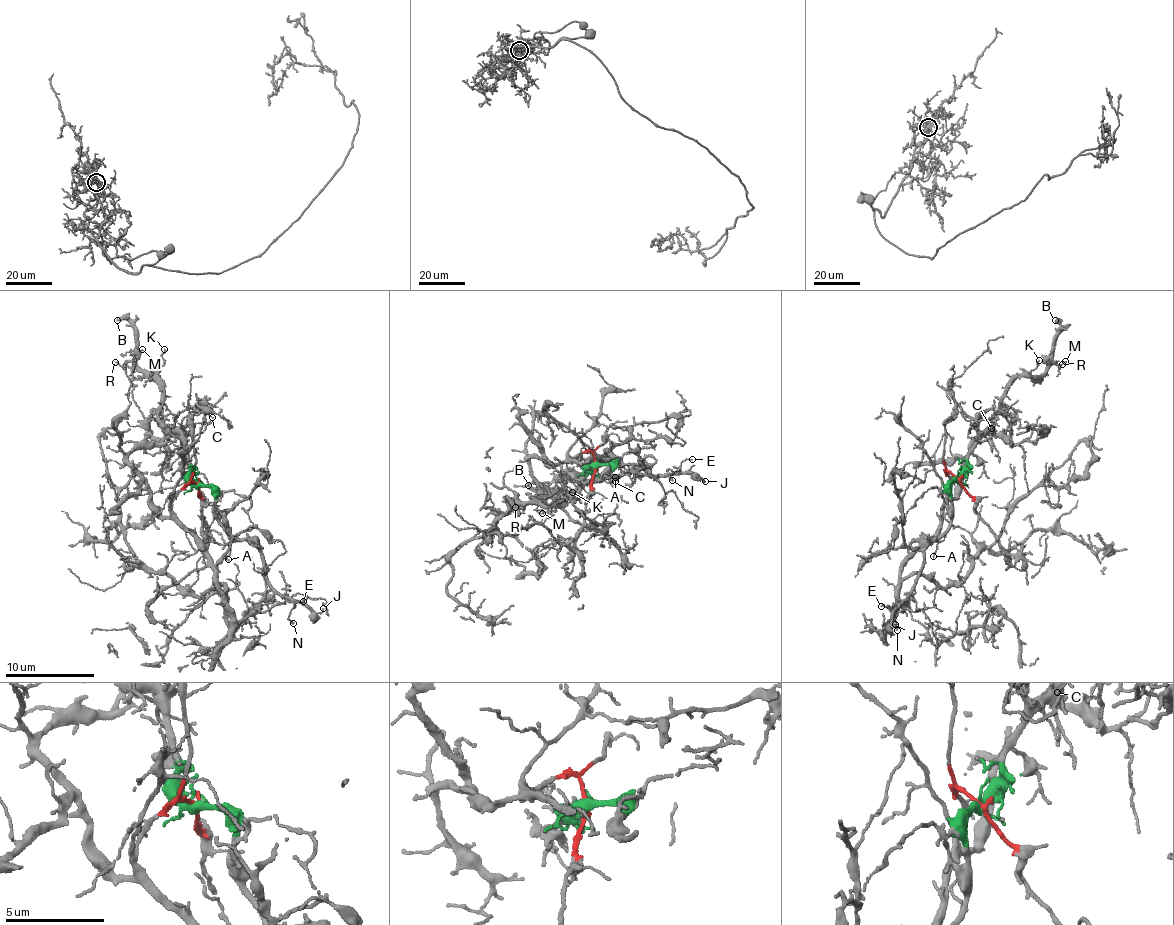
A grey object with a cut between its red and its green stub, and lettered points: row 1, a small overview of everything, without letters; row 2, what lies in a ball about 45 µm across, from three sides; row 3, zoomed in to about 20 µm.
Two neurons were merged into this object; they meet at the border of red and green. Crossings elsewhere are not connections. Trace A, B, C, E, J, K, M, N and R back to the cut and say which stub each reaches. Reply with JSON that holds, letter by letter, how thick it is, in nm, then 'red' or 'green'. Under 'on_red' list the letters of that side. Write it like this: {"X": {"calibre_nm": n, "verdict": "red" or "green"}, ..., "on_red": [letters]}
{"A": {"calibre_nm": 120, "verdict": "green"}, "B": {"calibre_nm": 240, "verdict": "green"}, "C": {"calibre_nm": 70, "verdict": "green"}, "E": {"calibre_nm": 110, "verdict": "green"}, "J": {"calibre_nm": 130, "verdict": "green"}, "K": {"calibre_nm": 140, "verdict": "green"}, "M": {"calibre_nm": 110, "verdict": "green"}, "N": {"calibre_nm": 130, "verdict": "green"}, "R": {"calibre_nm": 90, "verdict": "green"}, "on_red": []}

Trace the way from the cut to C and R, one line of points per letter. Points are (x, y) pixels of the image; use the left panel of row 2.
C: (198, 485), (188, 474), (189, 456), (180, 424), (195, 411), (212, 417)
R: (198, 485), (188, 474), (186, 445), (177, 430), (169, 430), (159, 417), (156, 371), (114, 361)

